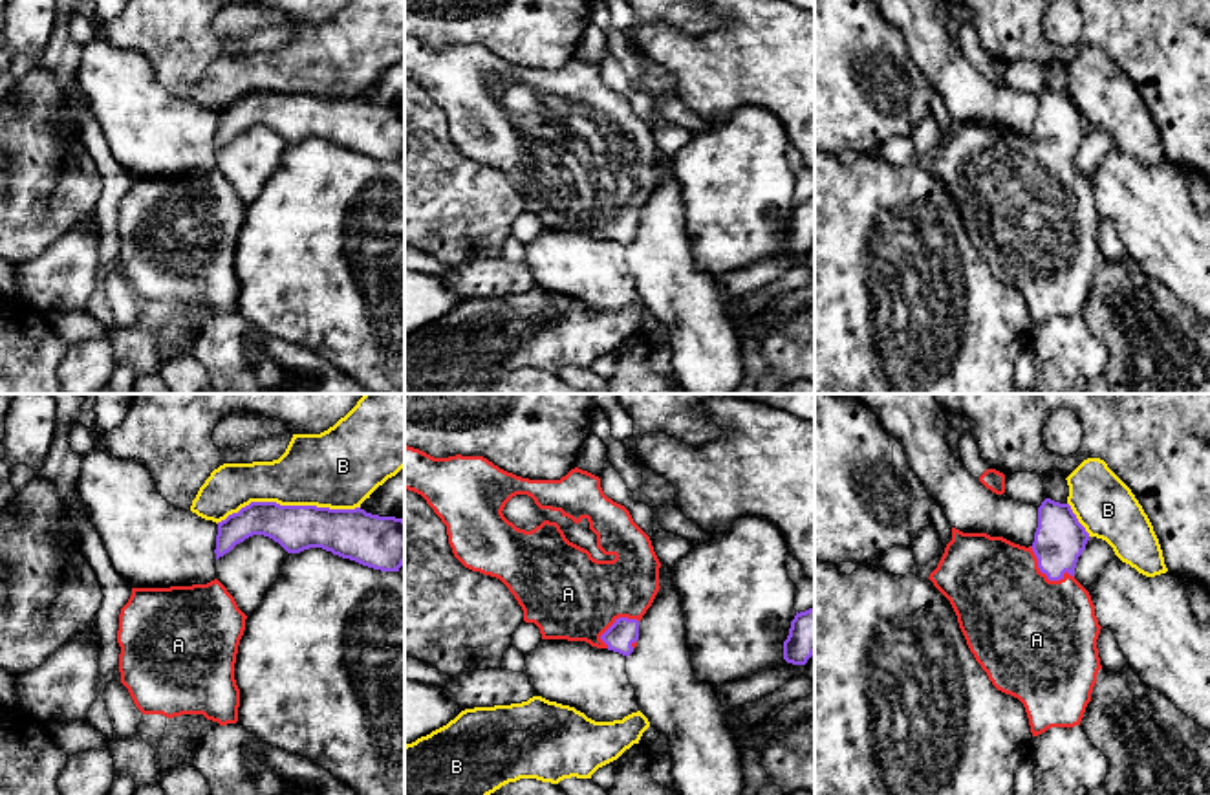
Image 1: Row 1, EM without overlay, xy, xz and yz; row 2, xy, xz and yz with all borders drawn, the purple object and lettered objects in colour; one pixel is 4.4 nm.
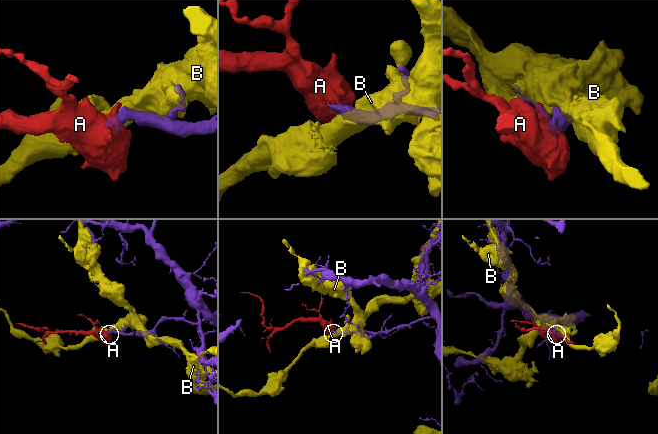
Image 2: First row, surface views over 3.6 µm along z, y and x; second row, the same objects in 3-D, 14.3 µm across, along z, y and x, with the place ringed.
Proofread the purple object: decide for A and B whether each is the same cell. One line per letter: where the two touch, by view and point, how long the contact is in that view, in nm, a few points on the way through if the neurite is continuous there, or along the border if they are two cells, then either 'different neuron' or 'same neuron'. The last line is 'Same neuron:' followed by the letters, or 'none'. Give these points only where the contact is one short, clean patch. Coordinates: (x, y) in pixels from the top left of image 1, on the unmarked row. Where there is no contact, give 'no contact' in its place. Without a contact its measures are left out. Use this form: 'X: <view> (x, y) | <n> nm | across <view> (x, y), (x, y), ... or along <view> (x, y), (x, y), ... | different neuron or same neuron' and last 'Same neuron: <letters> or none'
A: yz (1046, 163) | 240 nm | across yz (1058, 130), (1046, 163), (1018, 213) | same neuron
B: xy (288, 96) | 650 nm | different neuron
Same neuron: A

